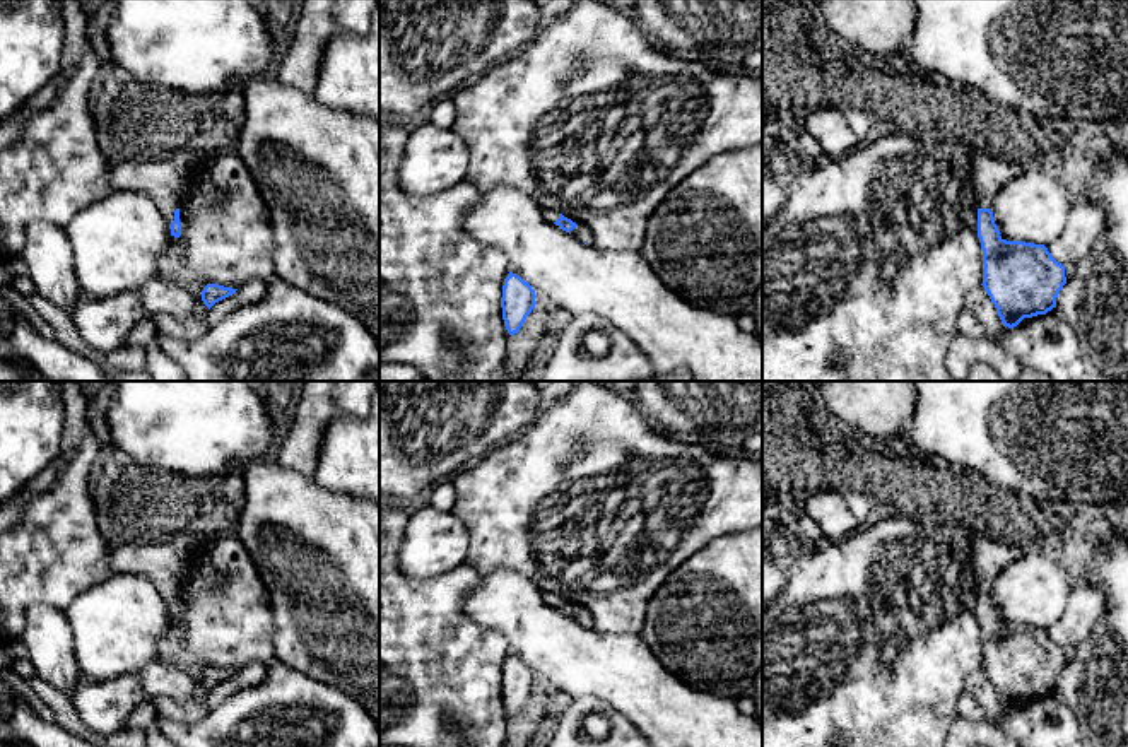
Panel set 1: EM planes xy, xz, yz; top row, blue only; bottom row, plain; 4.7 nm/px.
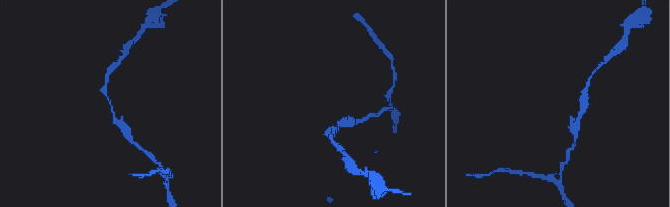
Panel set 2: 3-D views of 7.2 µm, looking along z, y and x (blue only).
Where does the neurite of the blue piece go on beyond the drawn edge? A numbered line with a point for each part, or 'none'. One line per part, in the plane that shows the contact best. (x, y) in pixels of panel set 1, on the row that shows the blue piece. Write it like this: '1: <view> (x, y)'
1: xy (164, 180)

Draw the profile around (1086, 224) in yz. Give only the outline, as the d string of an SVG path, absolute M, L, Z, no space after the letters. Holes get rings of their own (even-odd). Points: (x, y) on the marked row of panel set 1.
M1075 203L1061 234L1046 248L1063 267L1082 262L1107 227L1106 215L1092 203Z

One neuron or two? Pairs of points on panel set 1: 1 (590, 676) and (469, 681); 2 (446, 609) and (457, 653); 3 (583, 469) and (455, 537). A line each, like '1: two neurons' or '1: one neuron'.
1: two neurons
2: one neuron
3: two neurons

